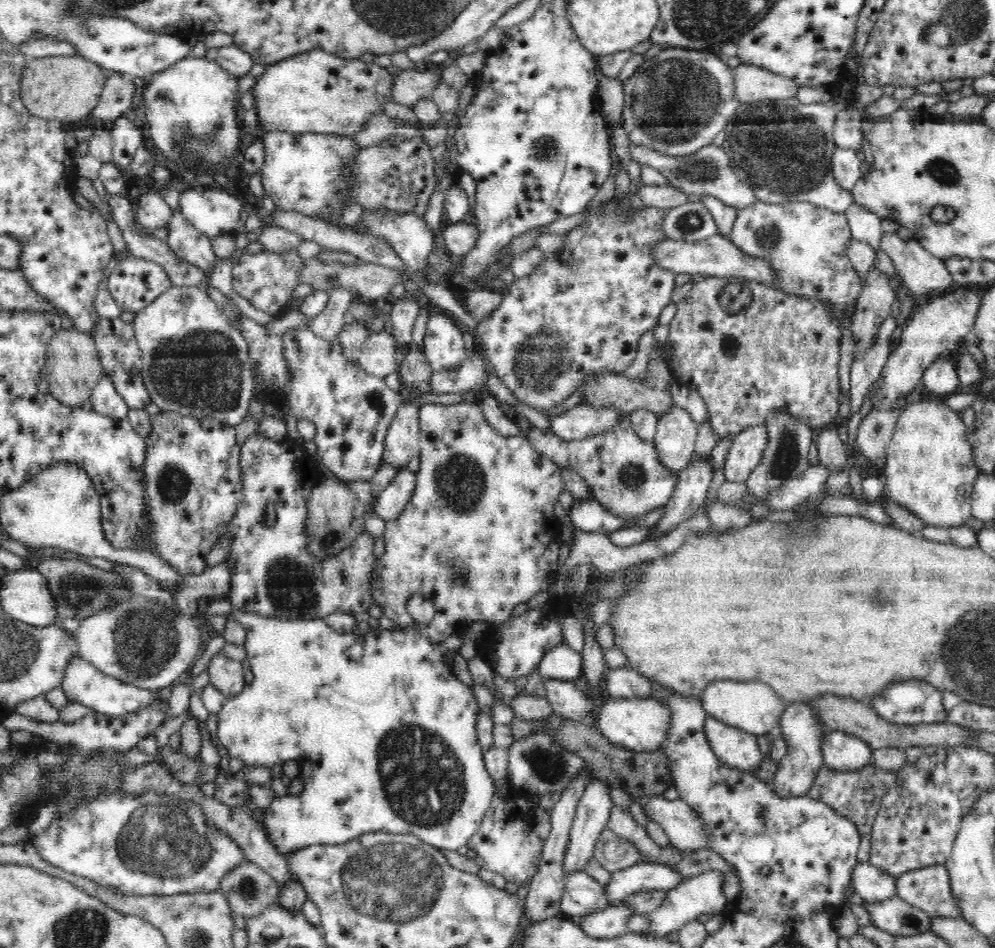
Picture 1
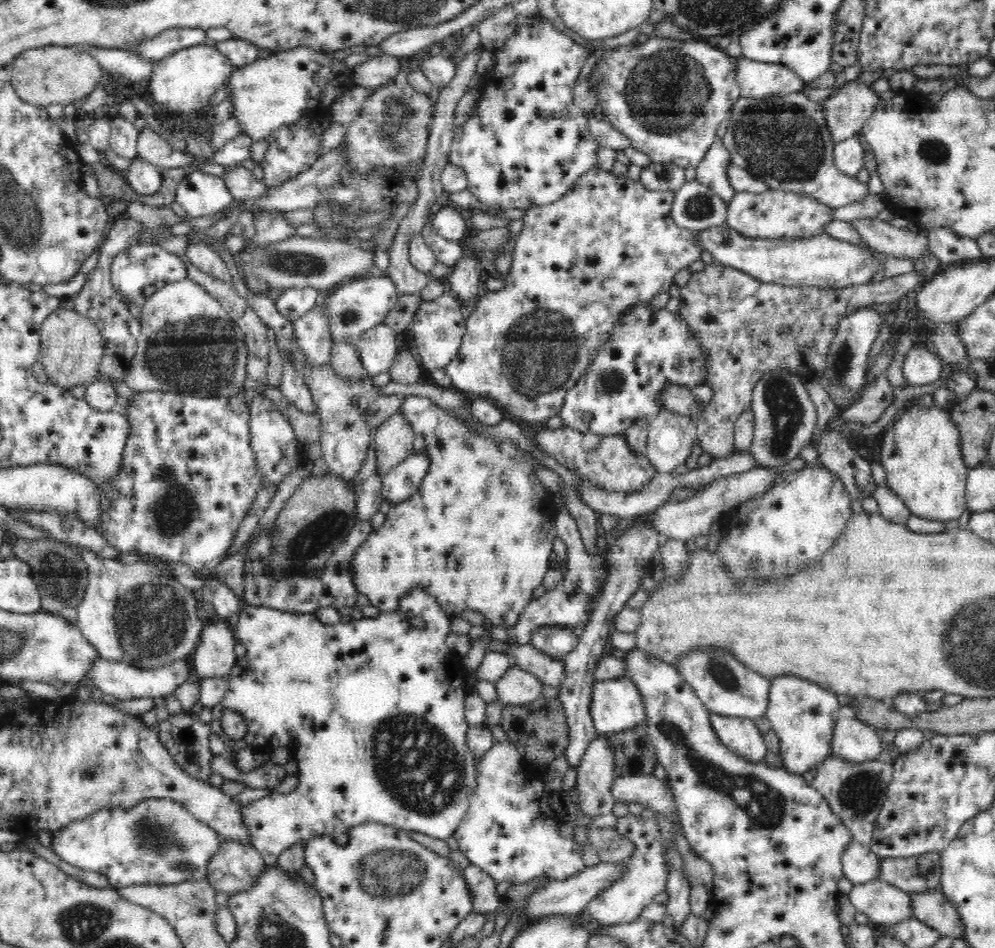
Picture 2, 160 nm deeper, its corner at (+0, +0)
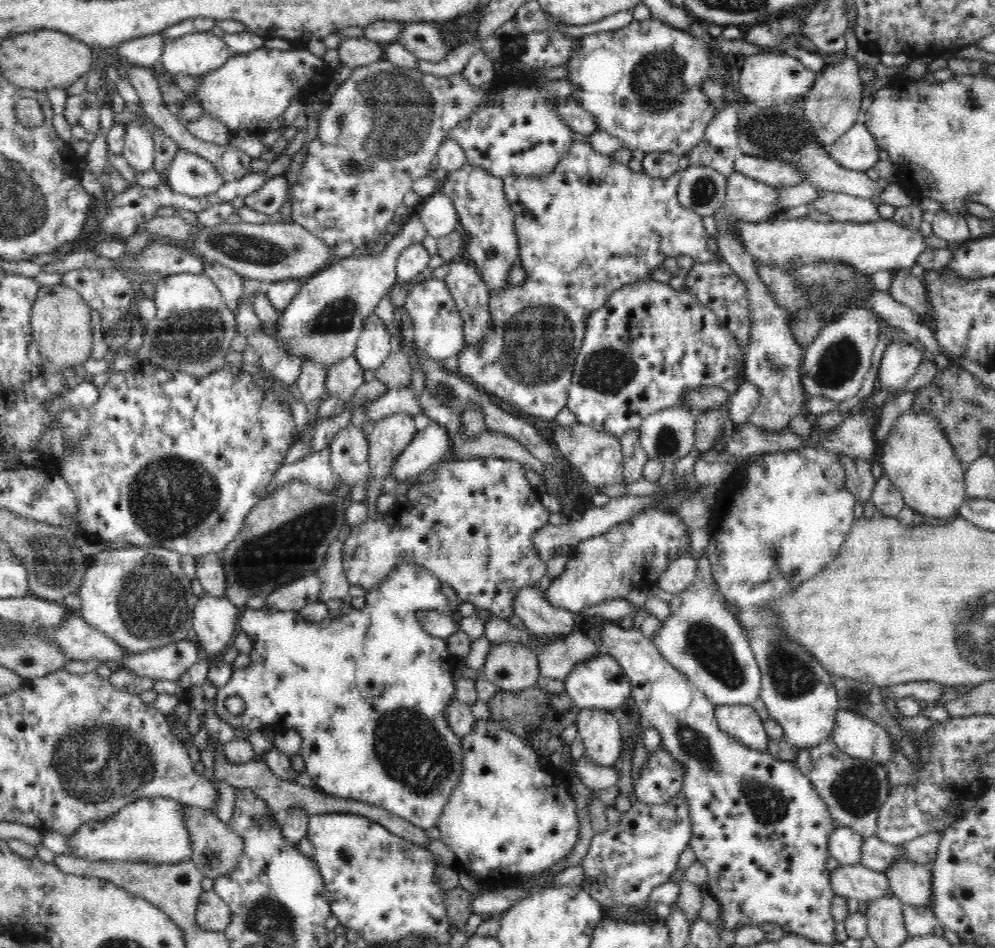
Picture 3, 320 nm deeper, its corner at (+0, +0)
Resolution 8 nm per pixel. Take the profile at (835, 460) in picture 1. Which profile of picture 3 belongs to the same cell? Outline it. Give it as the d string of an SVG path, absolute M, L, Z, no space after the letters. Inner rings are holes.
M839 457L846 473L845 485L861 505L871 500L873 481L871 481L871 465L858 458Z

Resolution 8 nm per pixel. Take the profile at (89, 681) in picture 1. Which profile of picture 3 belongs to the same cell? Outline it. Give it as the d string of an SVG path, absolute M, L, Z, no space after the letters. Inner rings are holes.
M189 637L146 652L126 654L121 660L119 670L128 669L139 677L152 679L153 682L178 682L194 666L200 655L197 642Z

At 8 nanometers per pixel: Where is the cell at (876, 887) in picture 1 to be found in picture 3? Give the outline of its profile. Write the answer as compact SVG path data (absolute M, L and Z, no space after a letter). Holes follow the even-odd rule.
M834 825L833 833L828 836L828 850L831 856L842 864L861 864L861 842L863 836L852 829Z

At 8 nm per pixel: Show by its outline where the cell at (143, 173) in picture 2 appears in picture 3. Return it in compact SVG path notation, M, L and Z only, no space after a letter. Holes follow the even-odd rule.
M136 114L130 124L124 124L126 138L122 155L128 165L134 169L134 174L150 170L154 166L153 134L143 122L143 114Z

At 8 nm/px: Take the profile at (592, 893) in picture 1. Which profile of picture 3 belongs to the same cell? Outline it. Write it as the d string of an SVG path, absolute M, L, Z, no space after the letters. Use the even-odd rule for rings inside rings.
M476 719L472 730L465 734L461 738L462 743L462 758L463 769L460 775L460 780L455 784L455 787L451 790L450 796L444 805L444 812L438 820L437 828L440 832L440 840L450 850L456 854L456 860L465 864L468 874L472 874L474 878L484 878L484 880L490 880L490 878L500 878L504 874L534 874L550 868L553 864L560 862L562 858L568 856L576 840L578 840L578 826L576 801L574 797L570 795L568 791L568 785L566 778L561 773L551 772L548 769L544 769L542 764L538 764L538 754L536 749L532 747L531 743L522 739L520 735L516 735L512 731L502 727L502 725L492 719Z

